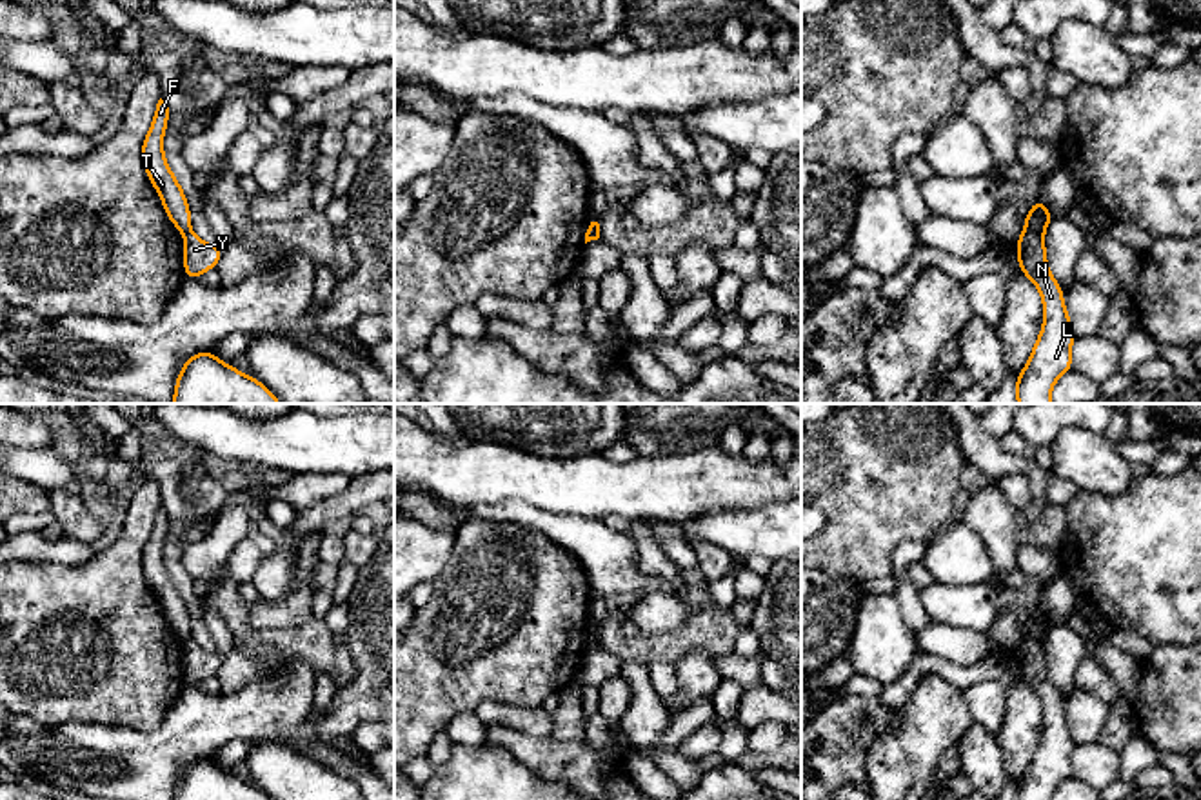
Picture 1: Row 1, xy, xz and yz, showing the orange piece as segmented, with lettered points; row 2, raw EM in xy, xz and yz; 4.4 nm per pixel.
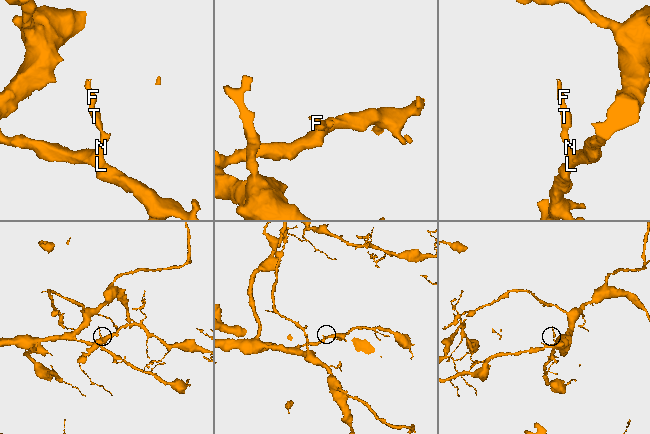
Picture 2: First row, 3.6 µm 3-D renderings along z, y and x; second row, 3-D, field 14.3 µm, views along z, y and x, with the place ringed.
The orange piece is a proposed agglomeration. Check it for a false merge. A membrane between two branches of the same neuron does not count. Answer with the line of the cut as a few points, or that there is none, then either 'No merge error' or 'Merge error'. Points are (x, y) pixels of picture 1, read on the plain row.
Split along yz (1025, 637), (1042, 644). Merge error

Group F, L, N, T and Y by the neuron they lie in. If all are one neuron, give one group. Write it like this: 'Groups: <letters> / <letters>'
Groups: F T / L N Y

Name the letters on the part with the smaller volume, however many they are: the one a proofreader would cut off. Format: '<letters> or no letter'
F, T

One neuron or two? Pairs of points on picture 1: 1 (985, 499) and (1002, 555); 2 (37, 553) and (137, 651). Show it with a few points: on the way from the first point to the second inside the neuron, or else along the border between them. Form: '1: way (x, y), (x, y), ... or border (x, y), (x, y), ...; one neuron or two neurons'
1: way (989, 513), (1000, 540); one neuron
2: border (88, 560), (75, 564), (19, 562); two neurons

